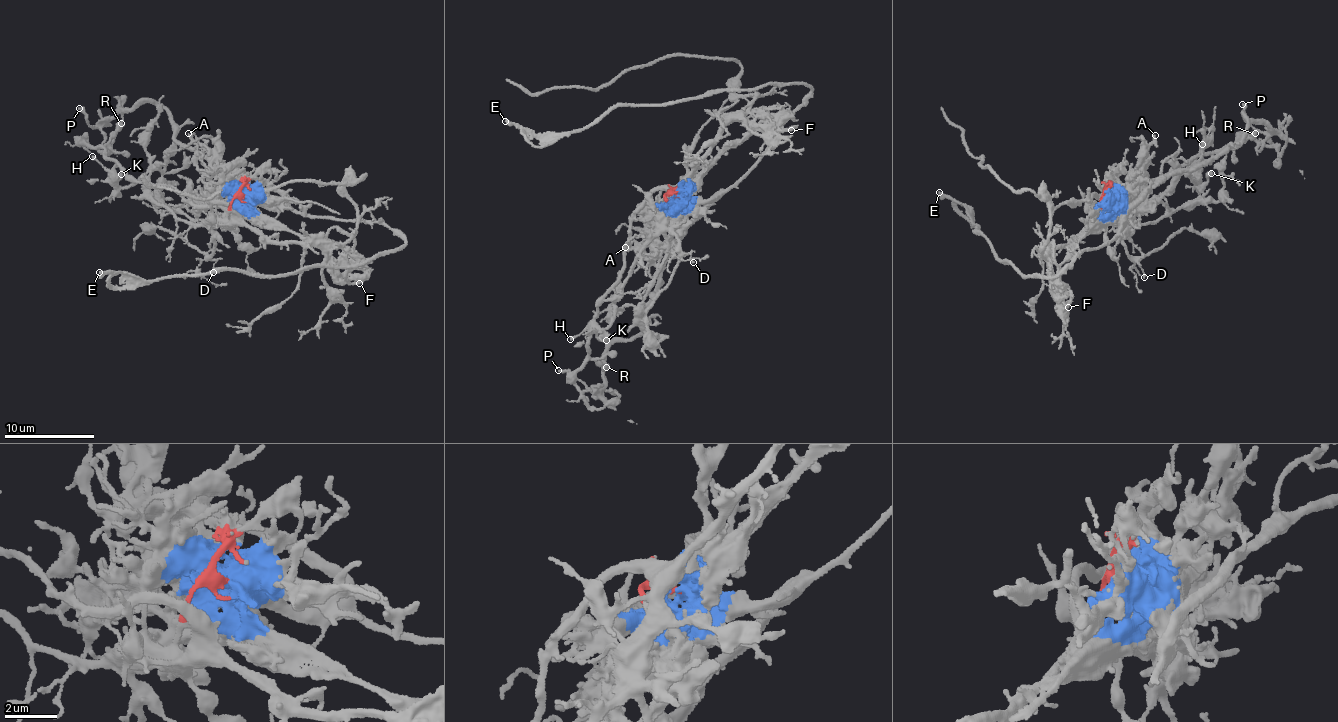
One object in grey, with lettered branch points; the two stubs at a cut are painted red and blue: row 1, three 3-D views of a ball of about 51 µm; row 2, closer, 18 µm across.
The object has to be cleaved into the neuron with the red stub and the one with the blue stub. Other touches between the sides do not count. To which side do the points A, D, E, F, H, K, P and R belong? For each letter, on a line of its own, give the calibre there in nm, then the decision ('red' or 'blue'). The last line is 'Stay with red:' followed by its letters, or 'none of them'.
A: 140 nm thick; blue
D: 100 nm thick; red
E: 360 nm thick; blue
F: 190 nm thick; blue
H: 160 nm thick; red
K: 320 nm thick; red
P: 200 nm thick; blue
R: 500 nm thick; red
Stay with red: D, H, K, R

